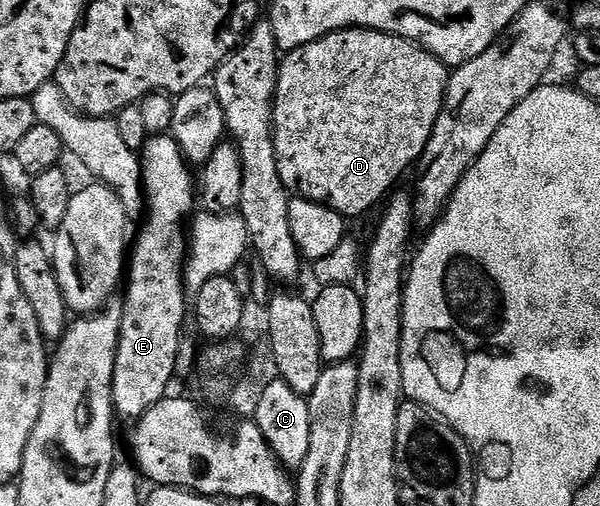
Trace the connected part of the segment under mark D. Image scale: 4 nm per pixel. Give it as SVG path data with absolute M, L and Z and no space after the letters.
M357 28L337 30L334 34L324 36L312 44L304 44L300 48L289 51L281 59L278 67L278 83L274 93L274 147L276 164L280 168L280 180L291 195L319 202L347 219L353 220L357 214L368 213L378 201L381 203L397 187L394 185L397 184L398 177L410 165L411 169L421 159L424 148L432 136L432 128L442 111L447 81L448 68L435 54L430 54L418 43L409 42L407 38L397 38L395 34L382 34L378 30Z

